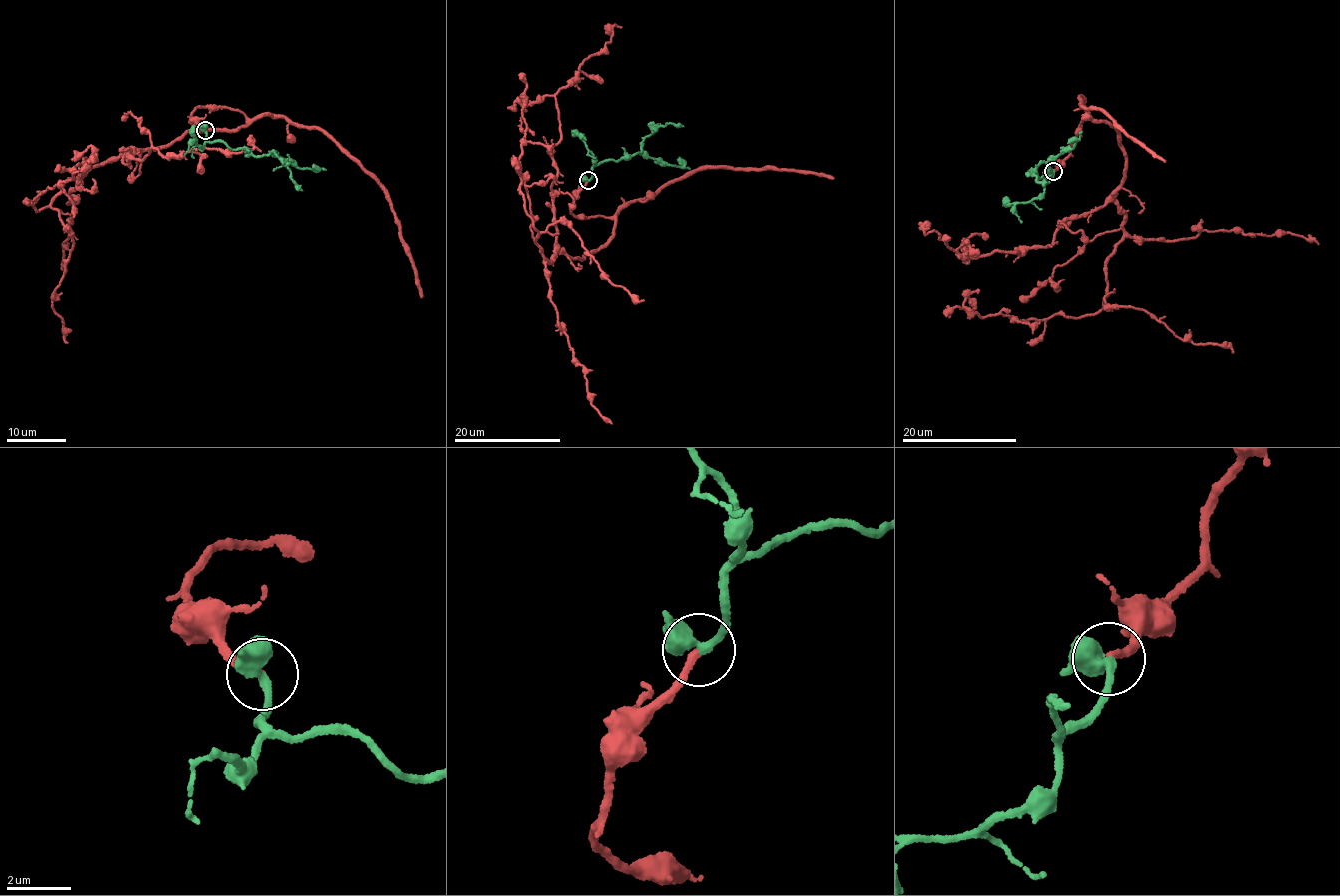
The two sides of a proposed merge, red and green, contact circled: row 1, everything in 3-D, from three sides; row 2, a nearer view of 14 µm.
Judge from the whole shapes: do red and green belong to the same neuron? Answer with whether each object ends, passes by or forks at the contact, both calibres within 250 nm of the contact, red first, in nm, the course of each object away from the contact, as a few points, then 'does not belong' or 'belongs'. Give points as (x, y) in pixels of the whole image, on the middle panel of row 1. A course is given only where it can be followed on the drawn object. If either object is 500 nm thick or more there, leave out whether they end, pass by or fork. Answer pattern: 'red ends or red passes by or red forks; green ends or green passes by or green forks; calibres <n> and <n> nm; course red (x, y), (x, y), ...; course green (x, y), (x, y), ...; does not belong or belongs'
red ends; green passes by; calibres 220 and 380 nm; course red (587, 180), (571, 214), (614, 221), (612, 238), (584, 258), (544, 260), (519, 186), (522, 95), (511, 109); course green (587, 180), (593, 176), (596, 165), (612, 160), (617, 162), (642, 151), (645, 138), (666, 124), (684, 126); belongs

